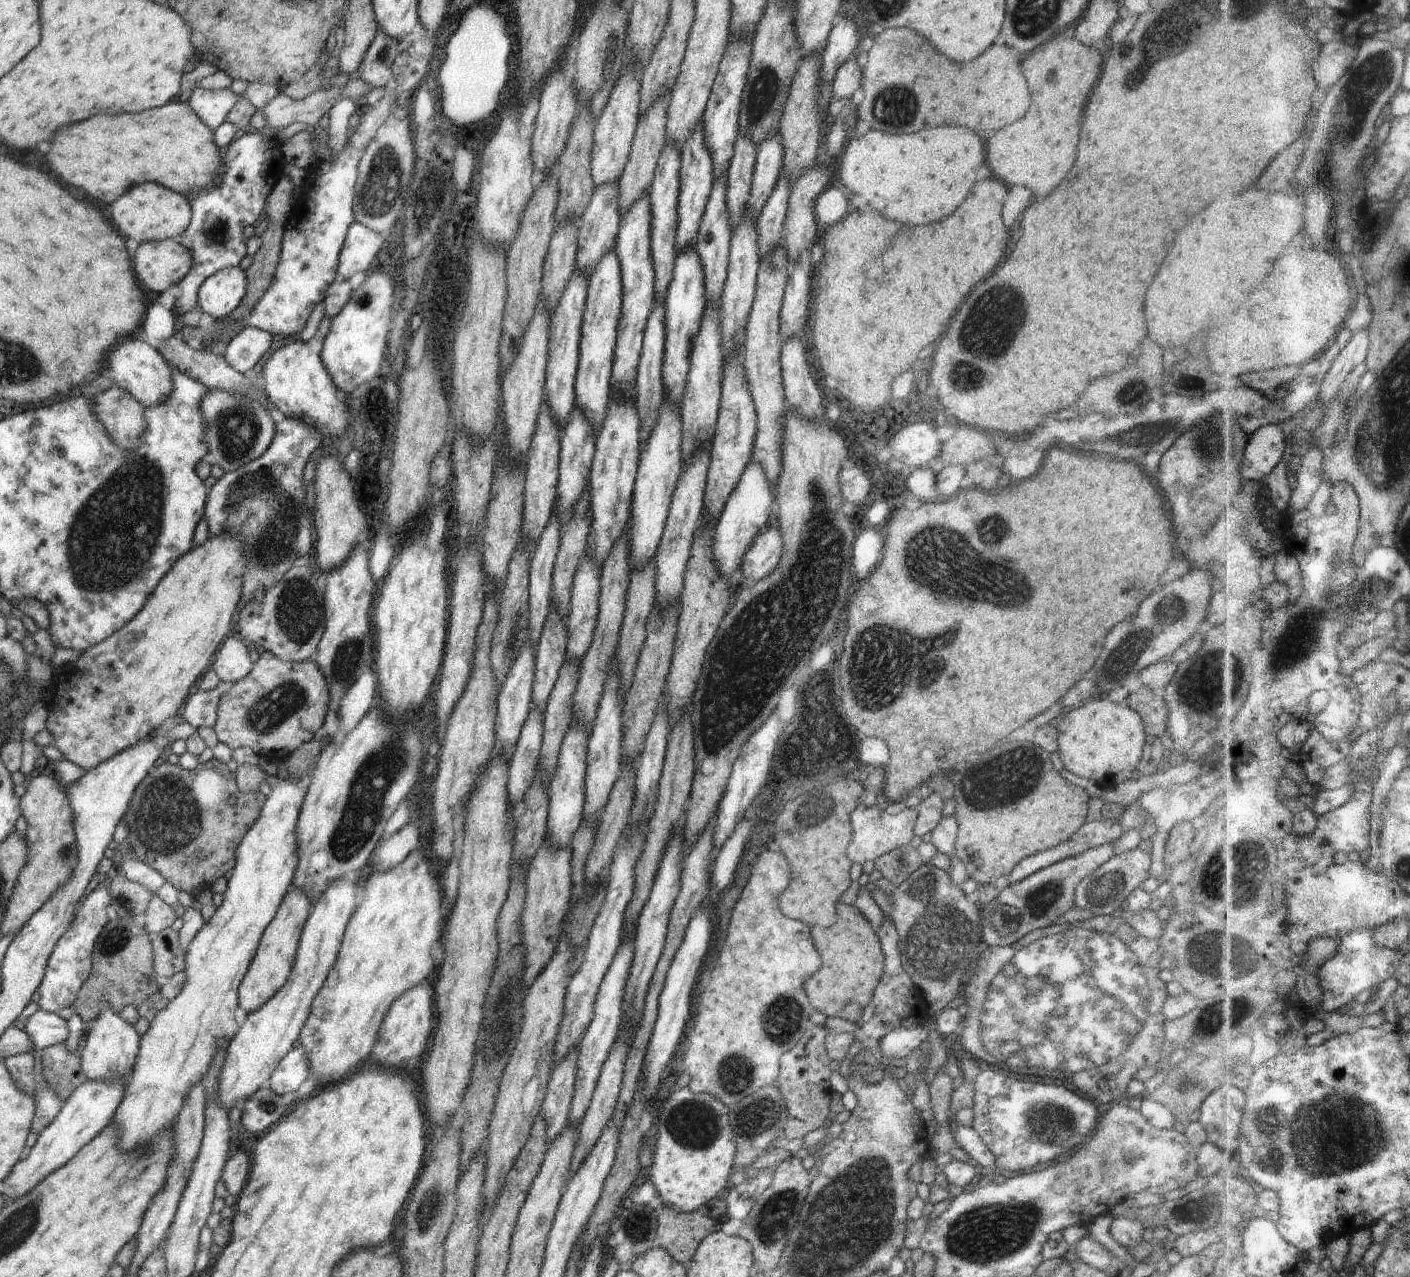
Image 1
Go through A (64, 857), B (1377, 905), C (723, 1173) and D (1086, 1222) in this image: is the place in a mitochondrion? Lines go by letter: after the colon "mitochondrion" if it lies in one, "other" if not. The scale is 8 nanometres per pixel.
A: mitochondrion
B: other
C: other
D: other

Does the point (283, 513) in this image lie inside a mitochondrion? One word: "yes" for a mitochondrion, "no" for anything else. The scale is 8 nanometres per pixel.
yes

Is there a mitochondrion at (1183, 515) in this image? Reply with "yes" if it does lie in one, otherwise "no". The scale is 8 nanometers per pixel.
no

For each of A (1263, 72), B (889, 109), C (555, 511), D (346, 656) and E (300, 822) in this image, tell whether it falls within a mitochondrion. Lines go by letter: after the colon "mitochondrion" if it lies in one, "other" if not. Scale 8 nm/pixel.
A: other
B: mitochondrion
C: other
D: mitochondrion
E: other

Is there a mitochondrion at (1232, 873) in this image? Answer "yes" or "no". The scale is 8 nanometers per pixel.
yes

